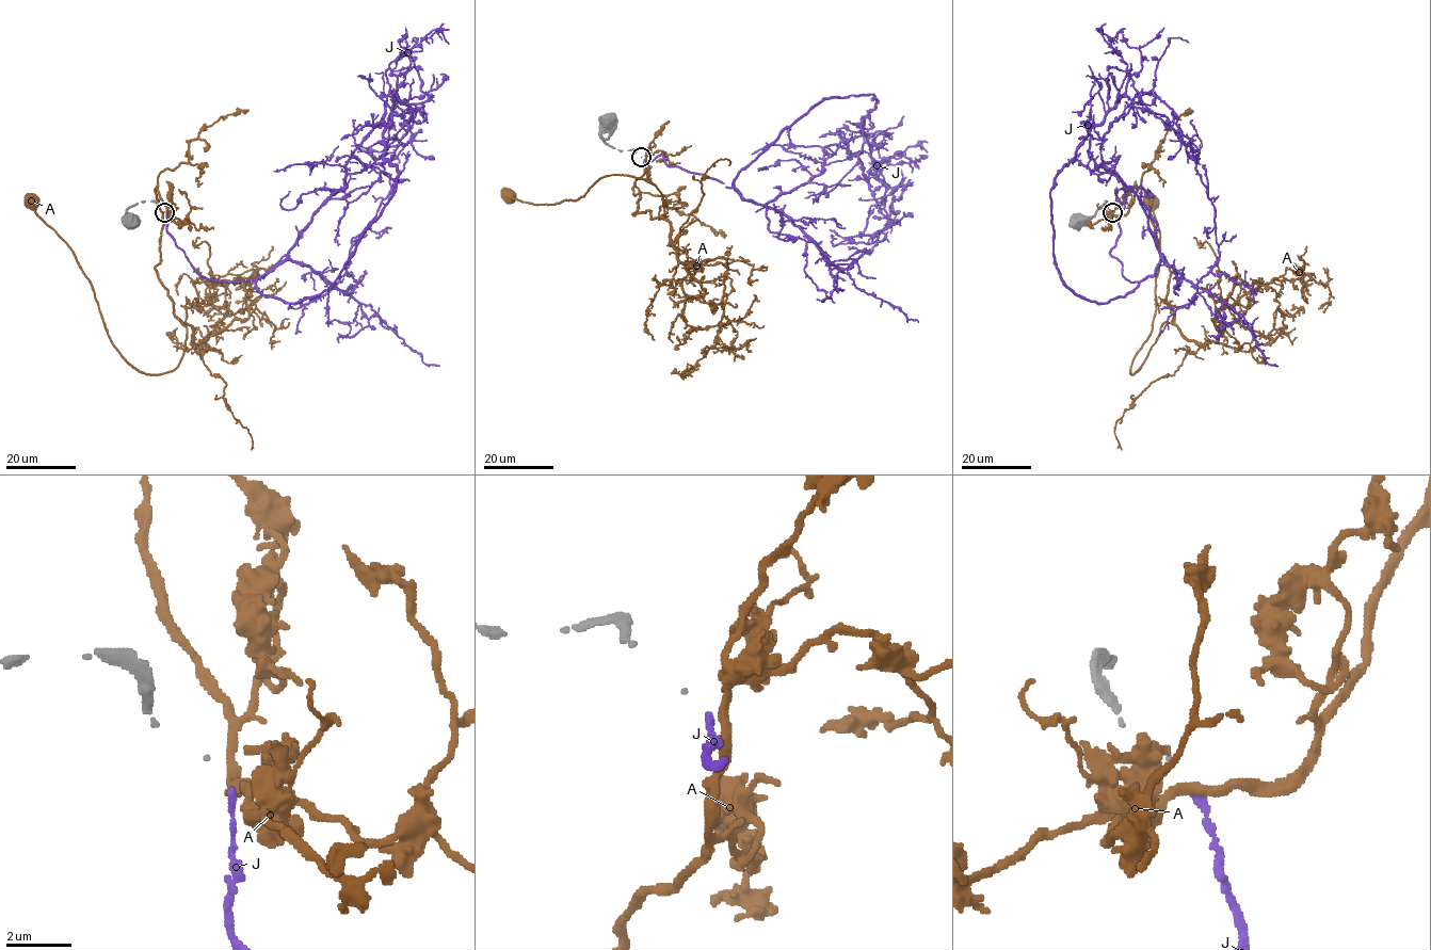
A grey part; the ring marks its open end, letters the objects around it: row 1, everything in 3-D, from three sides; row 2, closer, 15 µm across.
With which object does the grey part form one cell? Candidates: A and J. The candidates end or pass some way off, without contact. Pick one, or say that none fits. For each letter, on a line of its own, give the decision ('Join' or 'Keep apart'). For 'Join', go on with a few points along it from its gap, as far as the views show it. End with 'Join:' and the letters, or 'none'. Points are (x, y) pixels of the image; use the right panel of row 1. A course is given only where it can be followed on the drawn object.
A: Keep apart
J: Join. Its course: (1115, 215), (1110, 254), (1143, 280), (1096, 303), (1056, 263), (1054, 179), (1188, 42)
Join: J

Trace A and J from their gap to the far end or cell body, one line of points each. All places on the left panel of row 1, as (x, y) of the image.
A: (167, 211), (157, 187), (155, 270), (186, 340), (173, 370), (150, 374), (110, 339), (73, 251), (32, 202)
J: (166, 215), (199, 274), (287, 303), (325, 290), (392, 194), (394, 98), (429, 97), (412, 42)

